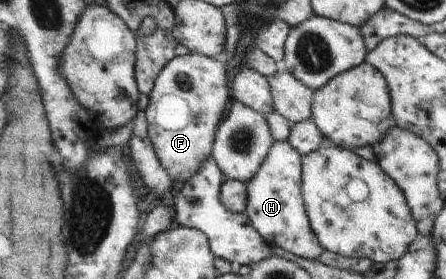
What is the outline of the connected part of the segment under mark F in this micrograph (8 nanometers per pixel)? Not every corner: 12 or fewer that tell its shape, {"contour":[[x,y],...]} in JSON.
{"contour":[[173,58],[151,85],[155,155],[172,181],[212,154],[229,101],[223,62]]}

